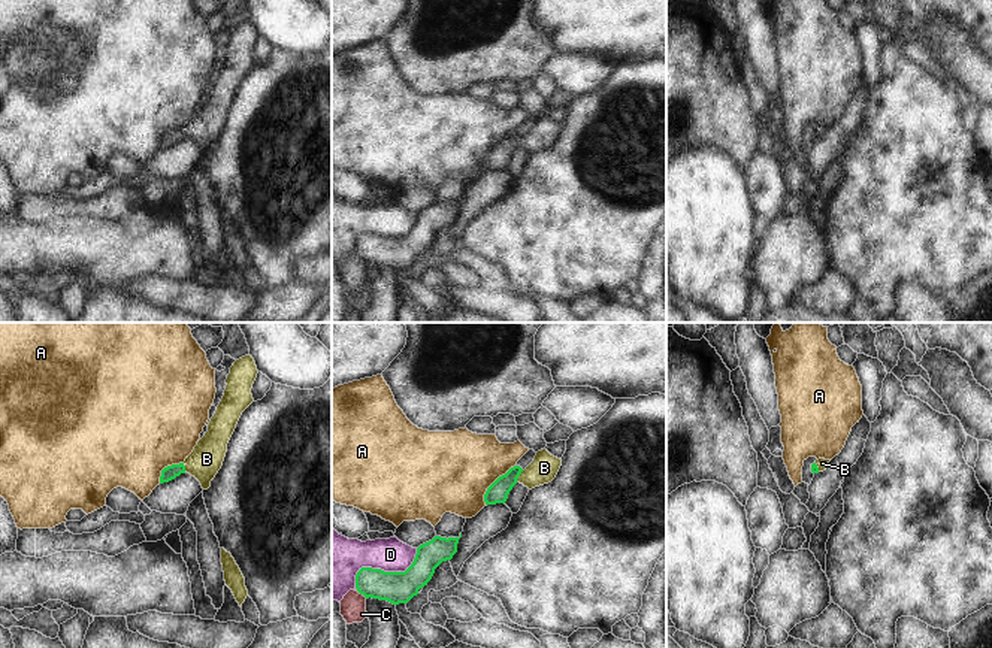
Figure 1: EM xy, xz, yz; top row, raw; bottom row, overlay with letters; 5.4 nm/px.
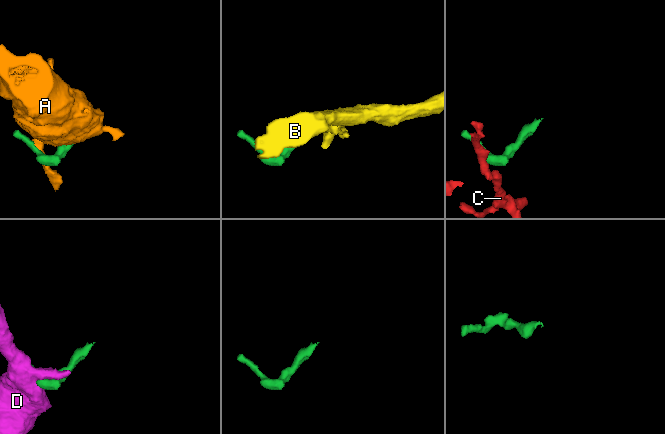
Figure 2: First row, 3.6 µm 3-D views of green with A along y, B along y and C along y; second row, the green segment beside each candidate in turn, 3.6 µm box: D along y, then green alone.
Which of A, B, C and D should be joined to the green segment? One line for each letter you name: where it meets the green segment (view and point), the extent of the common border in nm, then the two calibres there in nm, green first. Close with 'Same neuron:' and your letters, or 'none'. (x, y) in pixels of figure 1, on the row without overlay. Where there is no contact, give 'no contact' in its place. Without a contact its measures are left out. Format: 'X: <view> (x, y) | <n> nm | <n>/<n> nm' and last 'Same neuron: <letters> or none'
B: xz (519, 141) | 80 nm | 110/150 nm
Same neuron: B

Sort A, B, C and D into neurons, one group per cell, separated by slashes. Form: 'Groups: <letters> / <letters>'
Groups: A / B / C / D.

